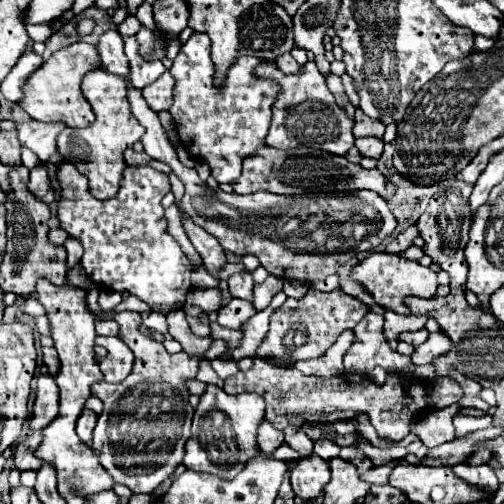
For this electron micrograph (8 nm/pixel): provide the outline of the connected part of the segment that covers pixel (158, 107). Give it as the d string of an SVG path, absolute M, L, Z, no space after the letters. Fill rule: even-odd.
M165 71L157 81L147 85L141 93L143 93L143 99L149 103L149 107L159 113L159 111L167 111L171 107L173 87L175 87L175 79L171 77L169 71Z

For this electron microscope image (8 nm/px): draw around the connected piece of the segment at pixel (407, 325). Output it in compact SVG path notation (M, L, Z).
M385 311L385 337L387 339L395 339L397 335L401 335L401 331L423 329L427 319L429 319L427 315L421 315L421 317L415 317L415 315L401 317L401 315L395 315L393 311Z

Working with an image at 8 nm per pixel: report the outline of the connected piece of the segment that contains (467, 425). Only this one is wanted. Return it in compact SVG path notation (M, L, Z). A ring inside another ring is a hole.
M456 413L453 416L456 437L464 437L468 433L488 428L492 426L492 422L493 416L491 415L486 415L482 418L473 418Z

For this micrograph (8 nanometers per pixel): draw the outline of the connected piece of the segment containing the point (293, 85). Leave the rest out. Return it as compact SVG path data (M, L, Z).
M263 61L255 67L255 77L273 79L279 83L279 91L273 103L273 119L269 133L265 137L265 145L275 149L291 149L309 145L321 151L327 151L331 155L347 155L347 151L353 147L353 121L345 115L343 109L335 105L335 97L327 89L325 77L319 73L315 61L307 61L299 73L285 75L275 61Z

